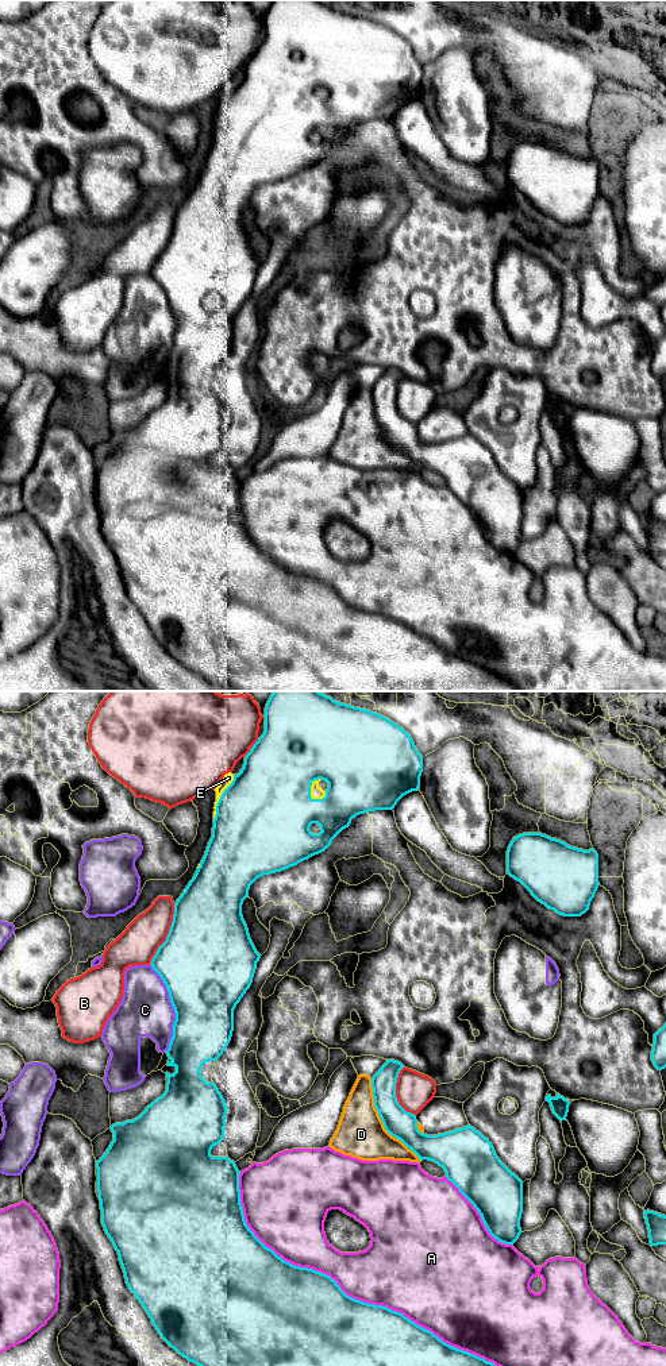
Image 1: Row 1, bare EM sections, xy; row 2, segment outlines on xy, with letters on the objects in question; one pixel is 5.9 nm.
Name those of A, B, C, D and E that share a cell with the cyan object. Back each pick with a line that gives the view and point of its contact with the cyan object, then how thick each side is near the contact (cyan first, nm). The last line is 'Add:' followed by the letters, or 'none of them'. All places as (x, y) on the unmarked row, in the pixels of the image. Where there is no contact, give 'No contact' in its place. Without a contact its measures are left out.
E: Touches cyan at xy (220, 107). Thickness 500 nm (cyan) against 60 nm
Add: E

